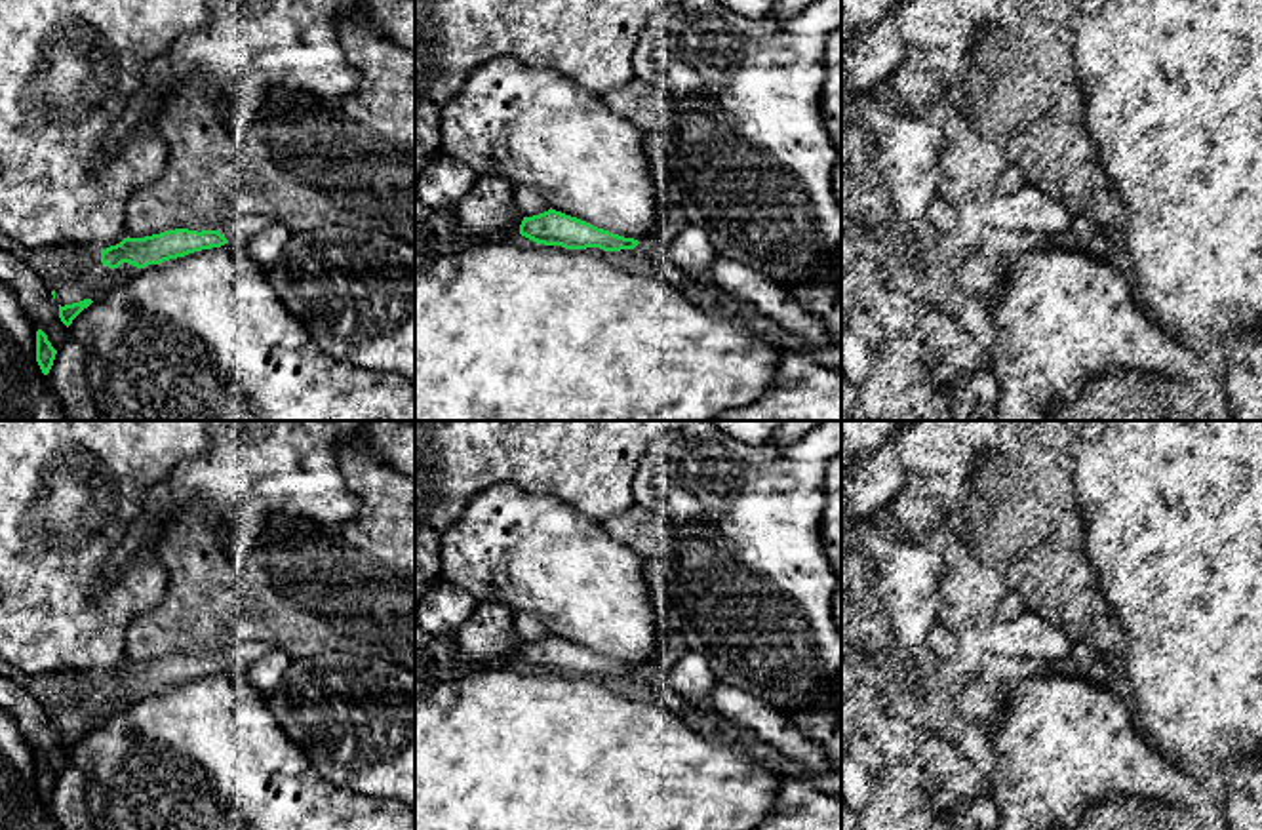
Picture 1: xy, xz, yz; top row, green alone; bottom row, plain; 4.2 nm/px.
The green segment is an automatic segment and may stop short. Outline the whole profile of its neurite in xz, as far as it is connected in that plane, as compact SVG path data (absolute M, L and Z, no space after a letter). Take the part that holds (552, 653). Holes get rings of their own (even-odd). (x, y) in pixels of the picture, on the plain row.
M552 634L544 640L523 643L520 661L537 670L565 676L600 674L603 678L621 678L634 676L640 670L634 664L613 661Z

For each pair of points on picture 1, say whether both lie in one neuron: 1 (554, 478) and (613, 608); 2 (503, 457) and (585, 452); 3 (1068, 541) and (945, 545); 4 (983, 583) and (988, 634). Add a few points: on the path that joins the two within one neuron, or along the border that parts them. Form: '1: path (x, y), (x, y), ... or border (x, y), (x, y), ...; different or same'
1: border (522, 490), (556, 495), (600, 524); different
2: path (524, 452), (564, 452); same
3: border (922, 530), (946, 526), (998, 573); different
4: border (994, 612), (975, 631), (983, 650); different

